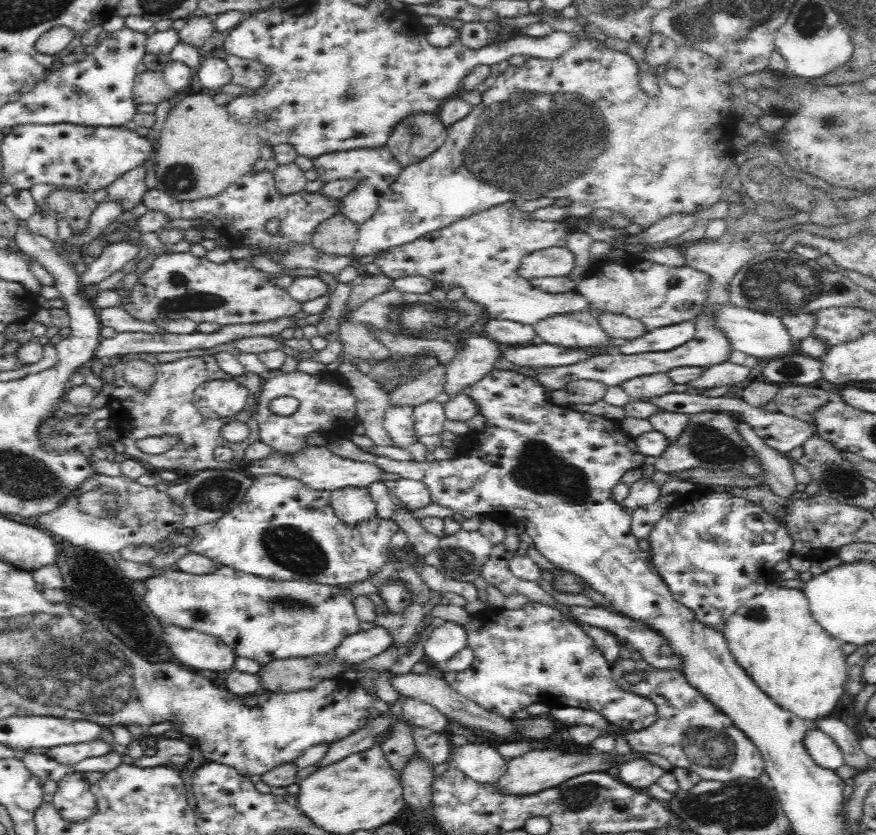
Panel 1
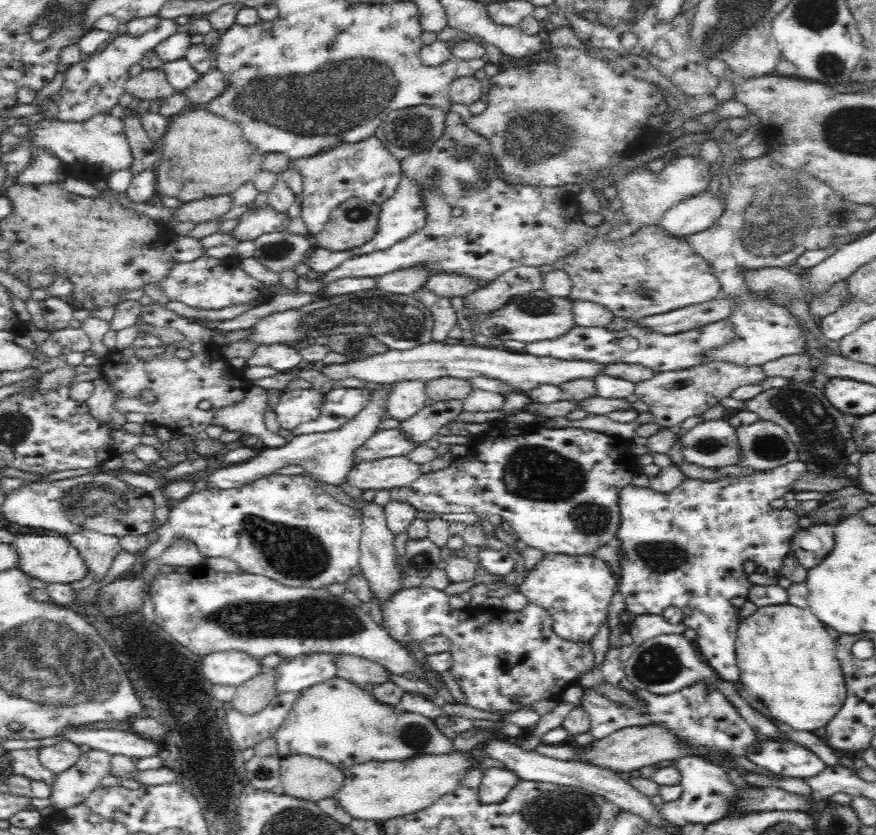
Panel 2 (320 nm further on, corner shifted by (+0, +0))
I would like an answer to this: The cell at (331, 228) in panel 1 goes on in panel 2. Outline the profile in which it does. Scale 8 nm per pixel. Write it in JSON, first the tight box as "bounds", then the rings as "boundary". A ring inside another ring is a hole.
{"bounds":[313,198,380,251],"boundary":[[[360,198],[342,202],[332,213],[313,244],[331,251],[347,251],[366,244],[377,231],[380,205]]]}

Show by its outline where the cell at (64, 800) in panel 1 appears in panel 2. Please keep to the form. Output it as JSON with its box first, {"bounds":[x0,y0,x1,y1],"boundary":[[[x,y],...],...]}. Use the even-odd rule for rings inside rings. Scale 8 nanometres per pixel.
{"bounds":[49,749,111,810],"boundary":[[[90,749],[81,755],[76,765],[57,774],[49,796],[51,810],[64,810],[80,804],[99,787],[100,779],[108,775],[111,758],[106,752]]]}

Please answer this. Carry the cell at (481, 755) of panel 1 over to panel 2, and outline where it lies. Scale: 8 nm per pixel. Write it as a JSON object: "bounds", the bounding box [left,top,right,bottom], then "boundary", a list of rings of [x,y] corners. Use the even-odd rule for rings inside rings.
{"bounds":[479,768,518,803],"boundary":[[[500,768],[482,769],[479,784],[479,799],[483,803],[501,803],[516,786],[518,776]]]}

